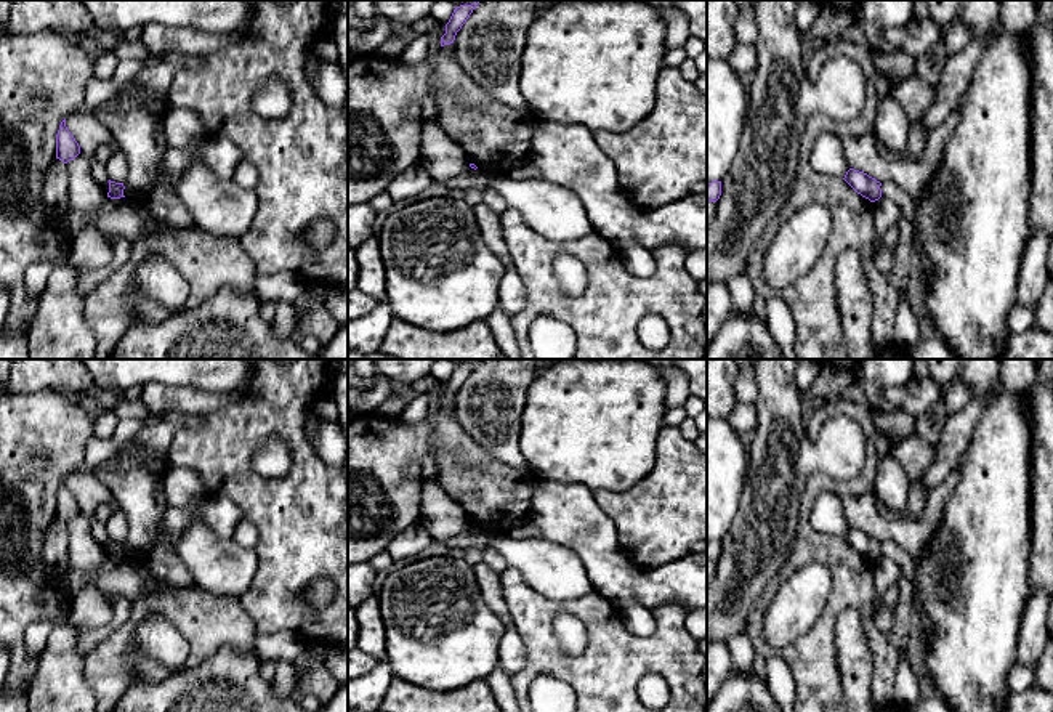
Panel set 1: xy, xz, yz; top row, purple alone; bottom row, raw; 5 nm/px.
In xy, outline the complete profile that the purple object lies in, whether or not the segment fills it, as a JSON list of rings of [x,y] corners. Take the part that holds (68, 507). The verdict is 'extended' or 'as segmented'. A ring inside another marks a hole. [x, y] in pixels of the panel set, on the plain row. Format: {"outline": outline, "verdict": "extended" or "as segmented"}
{"outline": [[[66,478],[61,481],[56,494],[56,518],[67,523],[80,513],[80,505],[66,486]]], "verdict": "as segmented"}

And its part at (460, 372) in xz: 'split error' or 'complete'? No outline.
complete

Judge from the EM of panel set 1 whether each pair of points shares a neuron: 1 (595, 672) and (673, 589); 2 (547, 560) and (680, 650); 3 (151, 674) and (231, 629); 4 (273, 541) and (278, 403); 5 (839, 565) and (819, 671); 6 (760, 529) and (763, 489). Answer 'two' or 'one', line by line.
1: two
2: two
3: one
4: one
5: one
6: one

